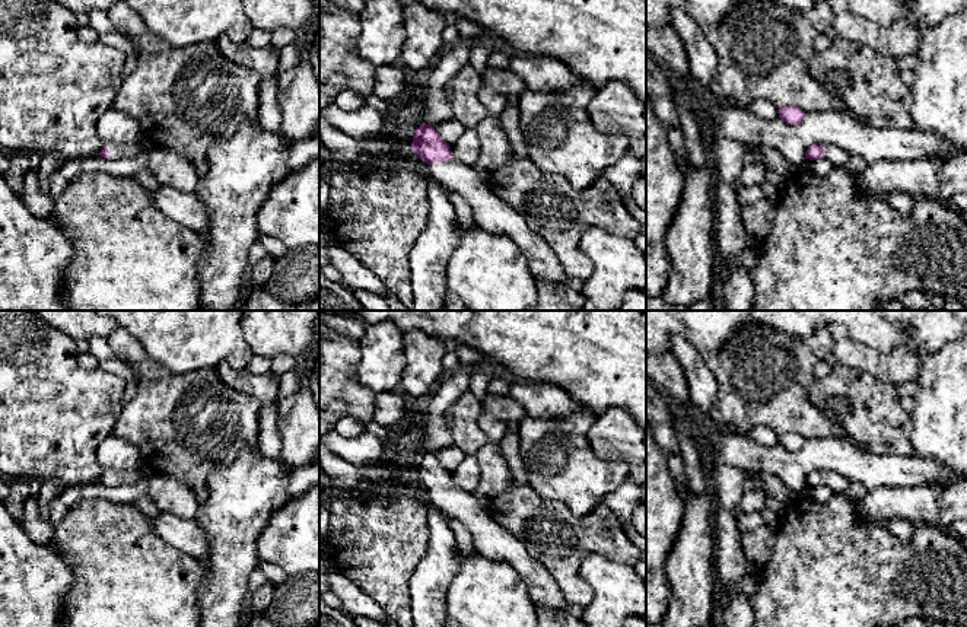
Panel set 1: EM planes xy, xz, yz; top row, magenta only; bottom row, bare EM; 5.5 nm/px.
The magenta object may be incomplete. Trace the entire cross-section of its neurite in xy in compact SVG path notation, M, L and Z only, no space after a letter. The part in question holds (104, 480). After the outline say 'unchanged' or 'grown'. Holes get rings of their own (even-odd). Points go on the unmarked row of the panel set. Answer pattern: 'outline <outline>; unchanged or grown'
outline M143 465L130 470L130 471L108 471L102 475L99 480L101 484L108 484L108 486L123 486L128 483L136 483L141 475L144 470Z; grown

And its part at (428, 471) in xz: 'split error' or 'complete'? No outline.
split error

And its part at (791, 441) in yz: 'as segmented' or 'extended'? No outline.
as segmented

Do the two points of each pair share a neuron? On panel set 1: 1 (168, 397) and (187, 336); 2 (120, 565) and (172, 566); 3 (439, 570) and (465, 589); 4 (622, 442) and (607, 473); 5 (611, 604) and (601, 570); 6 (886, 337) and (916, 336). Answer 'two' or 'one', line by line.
1: two
2: one
3: two
4: two
5: one
6: one

